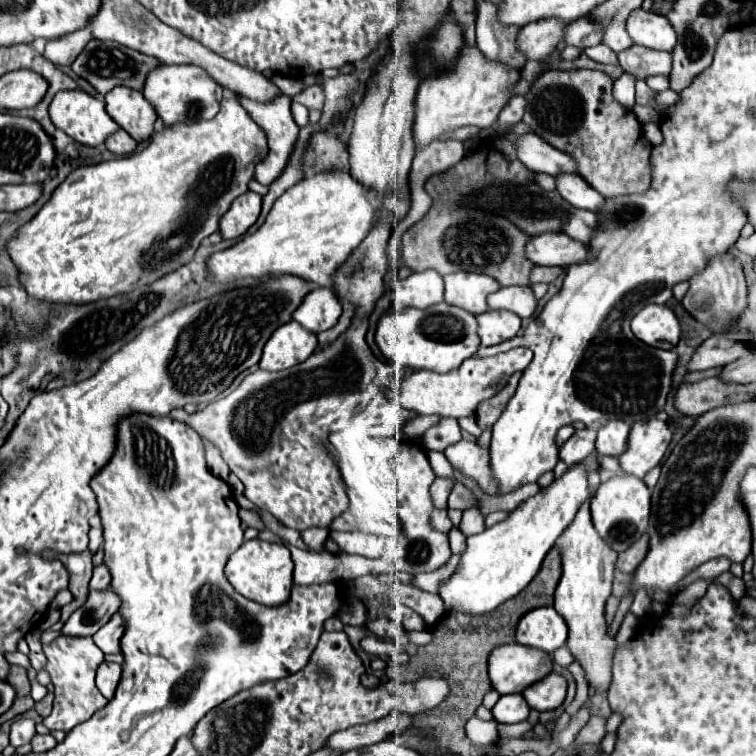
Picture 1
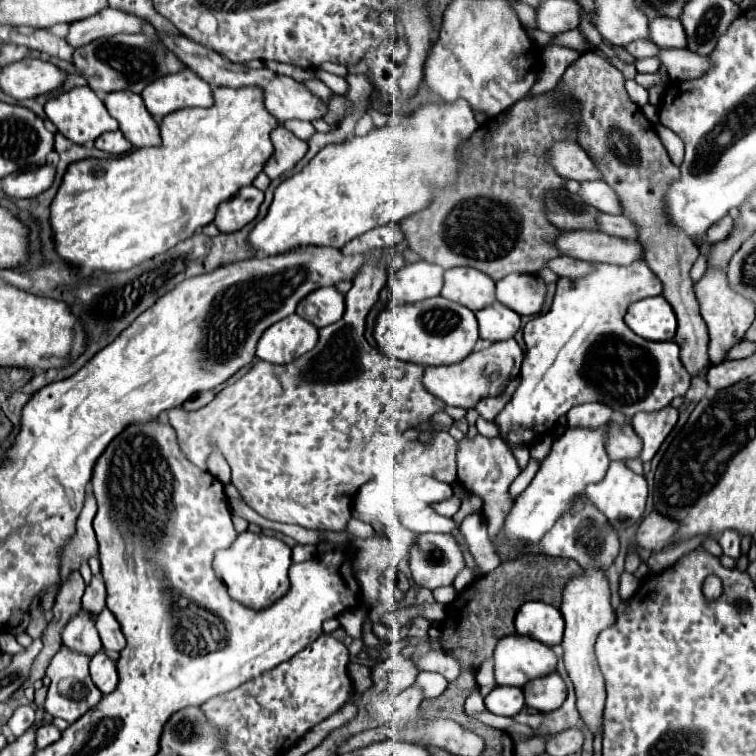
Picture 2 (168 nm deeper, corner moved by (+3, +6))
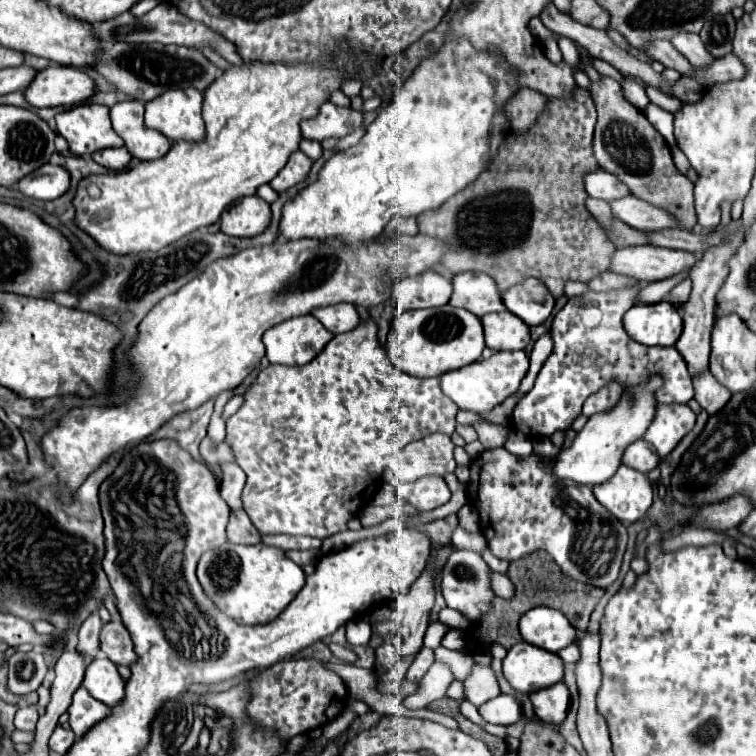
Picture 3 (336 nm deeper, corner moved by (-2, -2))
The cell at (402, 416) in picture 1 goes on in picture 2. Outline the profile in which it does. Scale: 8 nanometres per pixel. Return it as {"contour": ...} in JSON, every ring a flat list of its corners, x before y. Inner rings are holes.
{"contour":[[370,260,366,262,354,282,352,282,352,288,350,292,346,294,346,312,344,316,336,322,336,324,330,324,328,328,322,328,320,330,320,338,318,338,318,344,304,356,300,356,298,360,290,362,290,366,286,366,288,370,292,370,290,374,292,376,278,376,278,370,274,364,268,364,268,362,256,362,240,380,236,380,234,384,222,388,216,398,206,404,204,408,200,410,194,410,194,412,186,412,182,408,172,408,166,412,168,416,168,422,176,428,178,432,178,438,180,438,180,448,182,452,188,456,188,460,192,460,196,466,202,470,206,470,206,461,208,456,212,452,220,452,226,462,230,464,232,468,232,484,240,490,240,494,244,496,246,504,250,508,254,508,258,514,262,514,264,518,268,520,276,520,276,522,286,522,286,524,298,524,298,526,304,526,304,528,312,528,312,530,344,530,346,528,346,522,350,520,350,502,352,502,352,496,356,494,358,486,364,484,368,478,360,472,358,468,358,454,362,450,364,444,372,442,372,440,382,440,384,436,400,436,404,434,408,428,416,428,418,424,422,424,424,420,428,420,432,414,440,412,444,408,444,404,434,398,432,394,428,394,424,388,422,388,422,374,424,374,424,366,416,366,416,364,406,364,406,362,392,362,390,358,384,358,384,354,380,354,376,348,372,348,368,344,368,340,364,338,364,328,366,328,366,314,370,312,370,308,376,304,378,300,378,294,380,290,386,286,386,280,388,280,388,266,382,264,380,260]]}

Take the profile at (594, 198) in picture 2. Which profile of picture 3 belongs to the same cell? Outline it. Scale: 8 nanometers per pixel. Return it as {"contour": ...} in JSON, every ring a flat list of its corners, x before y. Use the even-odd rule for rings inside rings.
{"contour":[[625,196,621,200,613,200,611,210,615,218,623,220,625,224,637,230,661,230,661,228,677,228,677,220,671,218,665,210,645,204,637,196]]}

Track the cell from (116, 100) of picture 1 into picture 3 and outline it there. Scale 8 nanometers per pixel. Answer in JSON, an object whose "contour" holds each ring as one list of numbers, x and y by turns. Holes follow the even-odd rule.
{"contour":[[137,100,115,104,111,108,113,130,123,138,131,156,137,160,157,160,169,152,171,142,161,132,145,126,143,112,145,104]]}

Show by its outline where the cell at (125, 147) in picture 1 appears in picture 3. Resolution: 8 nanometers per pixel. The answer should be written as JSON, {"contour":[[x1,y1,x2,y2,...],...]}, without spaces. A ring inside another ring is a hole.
{"contour":[[105,148,95,152,93,160,109,170,125,170,131,162,131,154,127,148]]}

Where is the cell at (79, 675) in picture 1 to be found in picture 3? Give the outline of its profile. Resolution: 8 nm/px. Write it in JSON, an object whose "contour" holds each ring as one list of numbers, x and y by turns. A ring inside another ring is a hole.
{"contour":[[79,688,73,694,73,704,69,706,69,724,77,738,81,738,87,730,93,728,93,724,105,720,111,714,111,708,97,702,85,688]]}

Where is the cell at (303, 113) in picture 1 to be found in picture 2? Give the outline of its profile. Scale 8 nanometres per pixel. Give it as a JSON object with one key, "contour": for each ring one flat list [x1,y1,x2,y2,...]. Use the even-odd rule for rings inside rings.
{"contour":[[292,120,292,122,284,122,284,126,288,126,290,132,294,132,298,138,302,140,308,140,316,130,310,122,300,122,300,120]]}

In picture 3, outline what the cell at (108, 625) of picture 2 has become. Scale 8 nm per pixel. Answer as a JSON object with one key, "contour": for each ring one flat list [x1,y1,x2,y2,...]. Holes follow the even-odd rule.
{"contour":[[109,622,101,630,101,652,115,664,133,666,137,662,137,654,133,650,131,636,123,622]]}

